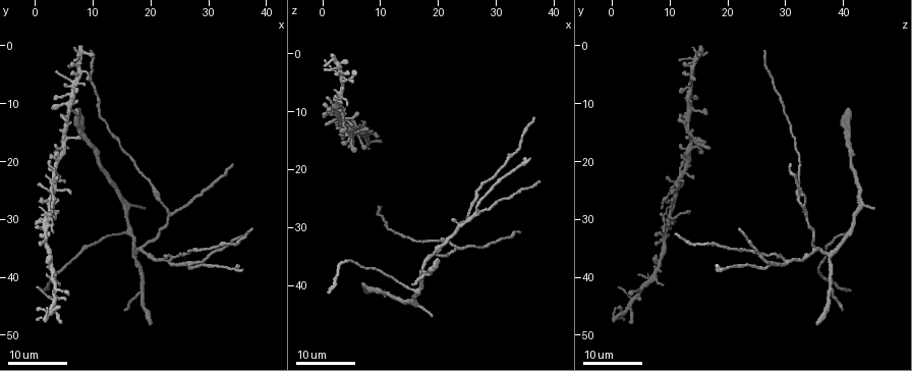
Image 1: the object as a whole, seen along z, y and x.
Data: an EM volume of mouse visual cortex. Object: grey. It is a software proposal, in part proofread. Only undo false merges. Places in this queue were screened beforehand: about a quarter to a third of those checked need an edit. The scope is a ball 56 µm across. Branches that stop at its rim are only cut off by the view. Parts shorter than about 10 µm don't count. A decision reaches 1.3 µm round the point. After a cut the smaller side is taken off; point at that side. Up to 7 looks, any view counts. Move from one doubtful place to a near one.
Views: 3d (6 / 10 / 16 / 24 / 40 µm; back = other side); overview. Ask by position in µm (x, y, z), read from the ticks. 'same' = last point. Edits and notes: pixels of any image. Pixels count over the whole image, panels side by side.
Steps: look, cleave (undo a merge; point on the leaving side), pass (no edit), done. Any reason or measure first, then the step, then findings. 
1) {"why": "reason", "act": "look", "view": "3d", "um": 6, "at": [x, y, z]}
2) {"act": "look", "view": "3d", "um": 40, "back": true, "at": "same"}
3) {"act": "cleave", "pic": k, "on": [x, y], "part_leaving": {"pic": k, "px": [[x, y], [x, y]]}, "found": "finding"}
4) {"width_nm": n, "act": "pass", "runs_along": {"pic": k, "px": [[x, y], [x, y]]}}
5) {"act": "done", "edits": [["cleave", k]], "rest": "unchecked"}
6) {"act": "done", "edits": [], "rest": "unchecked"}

{"why": "thin arm on a thick one", "act": "look", "view": "3d", "um": 16, "at": [16.0, 32.5, 41.0]}

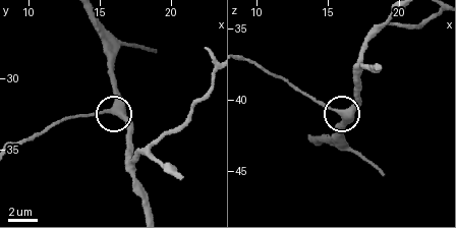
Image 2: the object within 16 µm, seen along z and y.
{"act": "look", "view": "3d", "um": 6, "at": [16.0, 32.2, 40.8]}

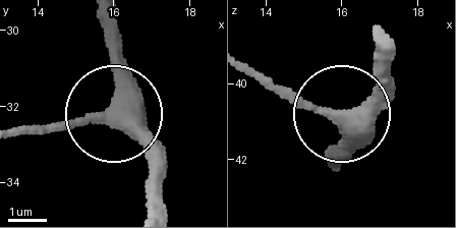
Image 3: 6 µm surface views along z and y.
{"why": "other side", "act": "look", "view": "3d", "um": 6, "back": true, "at": [15.95, 32.20, 40.95]}

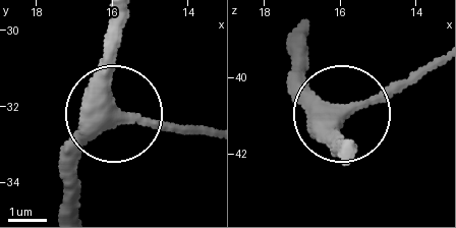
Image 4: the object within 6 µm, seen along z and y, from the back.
{"act": "pass", "runs_along": {"pic": 4, "px": [[291, 38], [294, 73], [349, 109], [398, 93], [437, 60]]}, "found": "continuous, no second neuron"}

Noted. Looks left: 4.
{"why": "four arms meet", "act": "look", "view": "3d", "um": 24, "at": [23.5, 37.5, 30.0]}

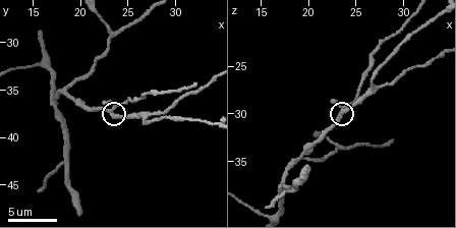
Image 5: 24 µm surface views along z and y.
{"act": "look", "view": "3d", "um": 10, "at": "same"}

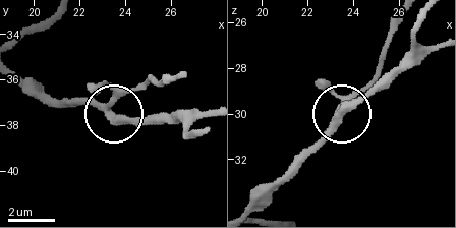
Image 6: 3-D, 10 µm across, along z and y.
{"arms": 4, "act": "pass", "runs_along": {"pic": 6, "px": [[246, 209], [385, 76]]}, "found": "continuous, no second neuron"}

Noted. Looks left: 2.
{"why": "three-way junction", "act": "look", "view": "3d", "um": 10, "at": [26.8, 38.0, 27.0]}

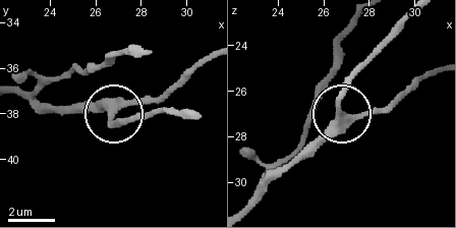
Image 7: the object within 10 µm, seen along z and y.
{"width_nm": 320, "act": "pass", "found": "all the same neuron"}

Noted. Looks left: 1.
{"act": "done", "edits": [], "rest": "unchecked"}

